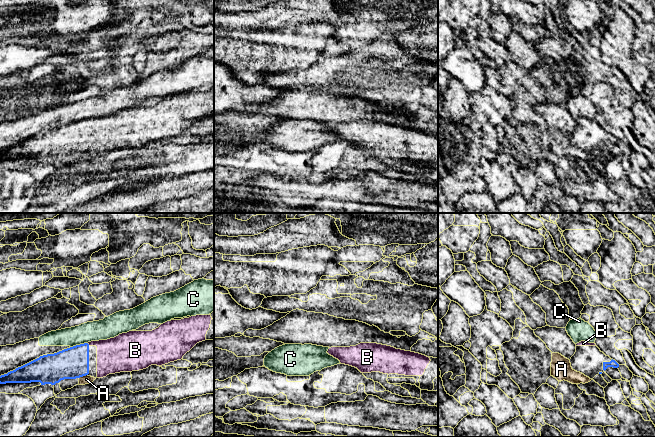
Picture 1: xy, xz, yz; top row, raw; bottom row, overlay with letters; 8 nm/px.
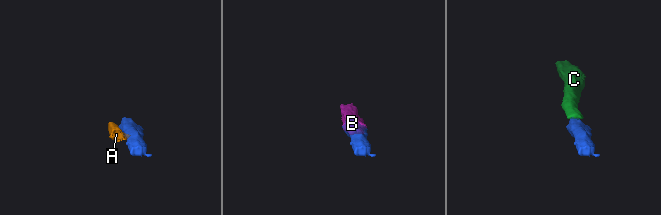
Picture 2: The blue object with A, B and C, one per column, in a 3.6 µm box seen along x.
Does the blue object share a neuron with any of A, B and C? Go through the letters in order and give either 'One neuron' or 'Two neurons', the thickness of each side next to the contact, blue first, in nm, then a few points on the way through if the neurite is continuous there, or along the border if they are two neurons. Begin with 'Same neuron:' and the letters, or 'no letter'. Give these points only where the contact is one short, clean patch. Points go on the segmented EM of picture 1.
Same neuron: B
A: Two neurons. Thickness 260 nm (blue) against 70 nm. Boundary: xy (87, 374), (79, 378)
B: One neuron. Thickness 260 nm (blue) against 280 nm
C: Two neurons. Thickness 260 nm (blue) against 160 nm. Boundary: xy (87, 342), (70, 347)

